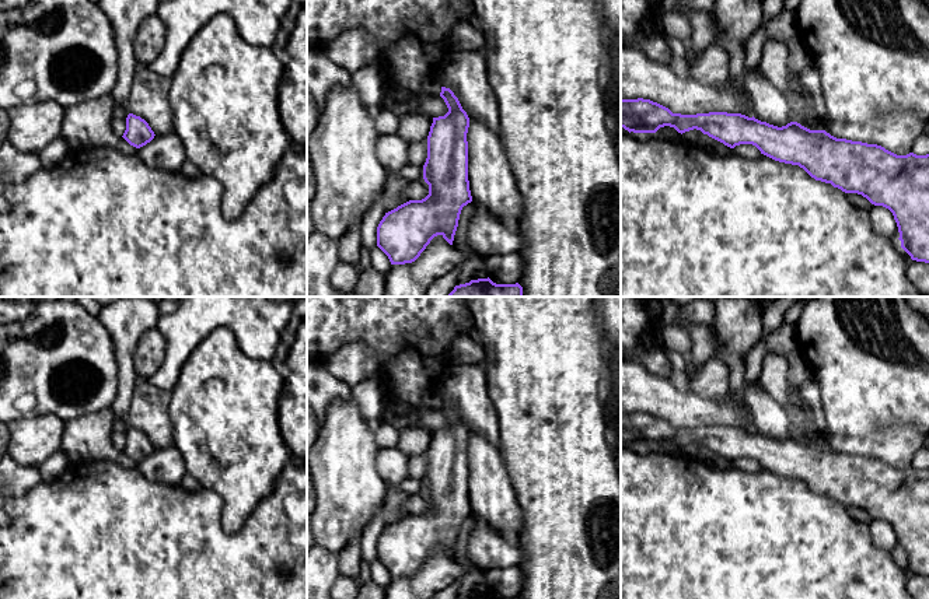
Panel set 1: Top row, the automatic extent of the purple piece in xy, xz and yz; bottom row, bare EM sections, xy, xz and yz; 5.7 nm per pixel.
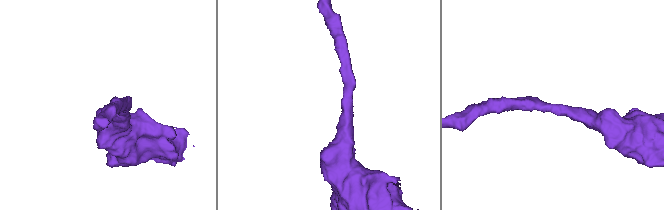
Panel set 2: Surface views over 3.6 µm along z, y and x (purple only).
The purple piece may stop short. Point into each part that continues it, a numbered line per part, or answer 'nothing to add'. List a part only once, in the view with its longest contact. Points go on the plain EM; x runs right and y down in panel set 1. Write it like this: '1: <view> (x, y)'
nothing to add

